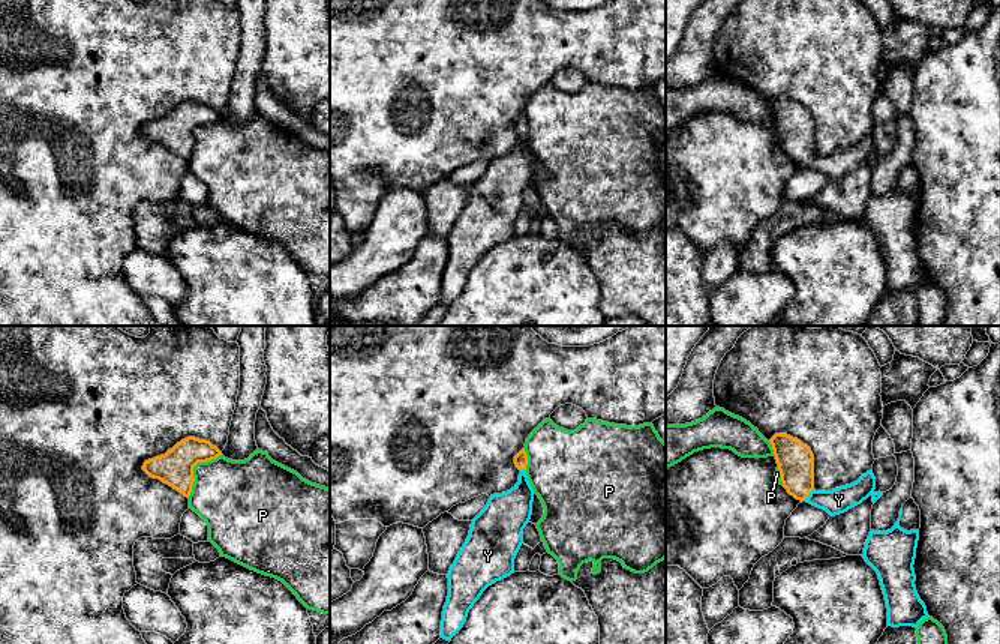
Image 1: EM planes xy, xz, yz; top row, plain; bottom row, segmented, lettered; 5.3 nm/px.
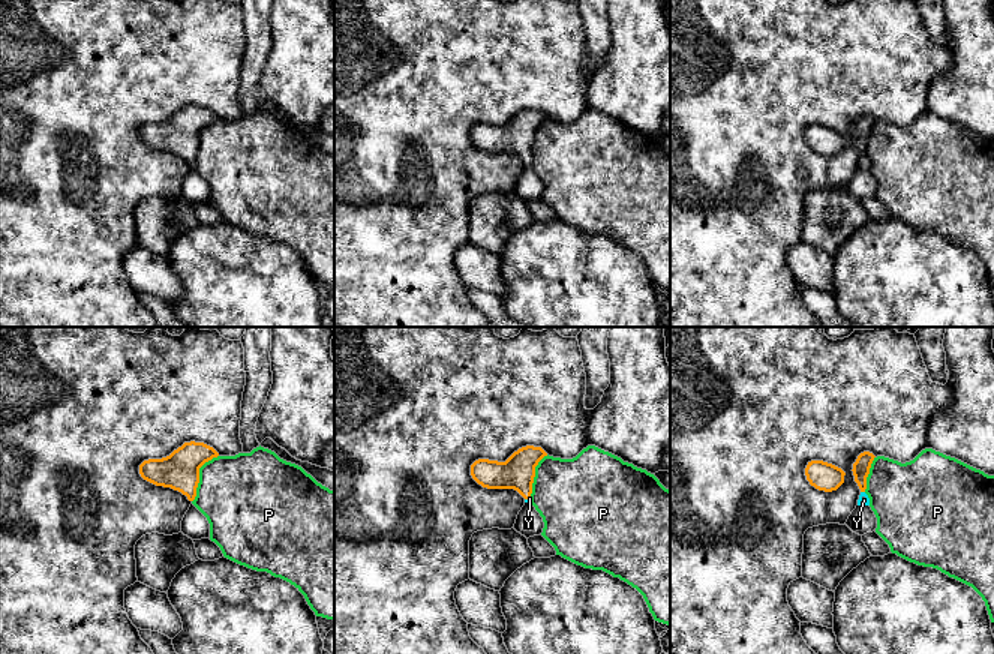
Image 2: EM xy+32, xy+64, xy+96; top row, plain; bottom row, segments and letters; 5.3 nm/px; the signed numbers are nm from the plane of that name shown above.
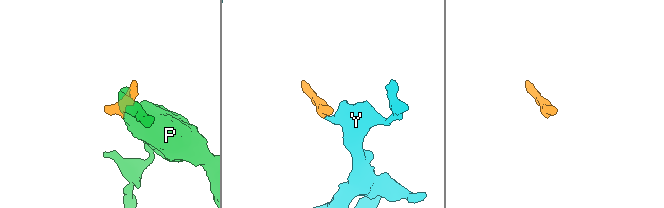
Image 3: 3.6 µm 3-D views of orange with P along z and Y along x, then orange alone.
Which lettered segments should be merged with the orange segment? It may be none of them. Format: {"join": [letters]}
{"join": ["Y"]}

